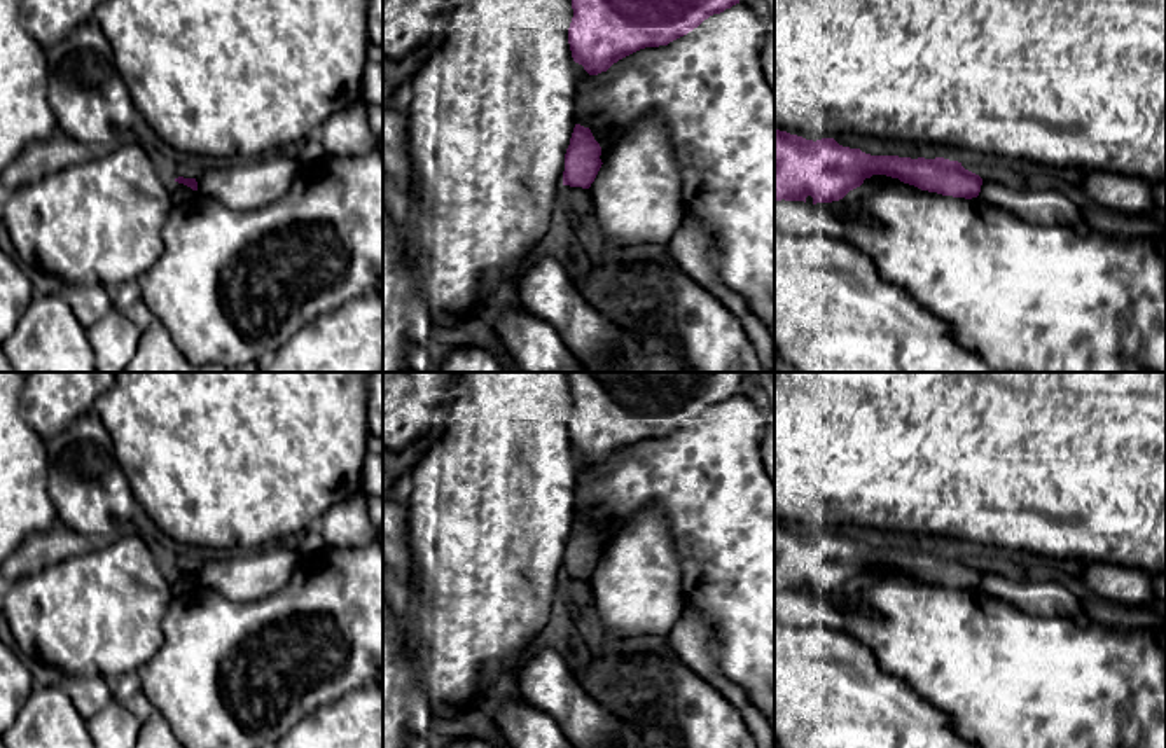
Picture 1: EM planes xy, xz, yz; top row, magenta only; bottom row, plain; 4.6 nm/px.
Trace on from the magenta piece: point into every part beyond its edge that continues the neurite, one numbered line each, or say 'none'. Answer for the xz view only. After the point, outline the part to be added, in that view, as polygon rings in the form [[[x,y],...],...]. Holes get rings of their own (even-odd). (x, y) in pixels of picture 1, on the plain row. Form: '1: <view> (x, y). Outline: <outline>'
none

